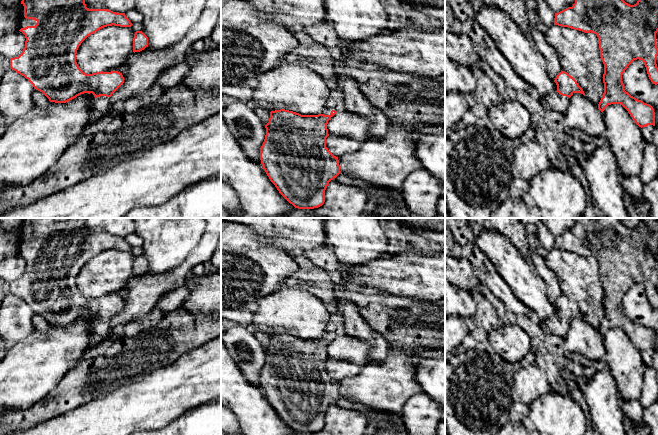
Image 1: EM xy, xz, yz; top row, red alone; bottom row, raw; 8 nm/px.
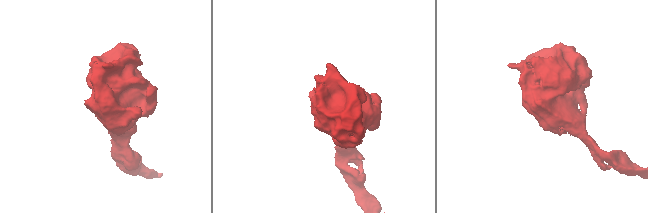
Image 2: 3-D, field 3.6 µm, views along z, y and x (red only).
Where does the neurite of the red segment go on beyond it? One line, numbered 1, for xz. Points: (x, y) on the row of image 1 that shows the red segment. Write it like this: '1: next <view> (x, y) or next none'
1: next xz (336, 101)

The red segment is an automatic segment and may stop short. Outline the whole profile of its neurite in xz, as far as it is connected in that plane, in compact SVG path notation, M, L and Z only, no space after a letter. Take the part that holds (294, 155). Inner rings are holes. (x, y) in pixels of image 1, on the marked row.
M334 85L321 114L301 115L285 109L270 112L269 122L265 125L265 139L260 148L261 164L279 193L295 208L314 209L322 206L329 182L341 173L338 157L326 147L326 138L329 136L328 121L343 111L343 92Z

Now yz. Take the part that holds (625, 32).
M575 0L572 7L555 13L554 25L597 35L600 56L604 64L604 93L598 104L598 109L603 113L608 105L621 104L639 127L655 126L653 107L625 91L622 75L634 60L639 59L644 62L652 84L658 84L656 64L658 0L638 0L634 5L630 5L624 0Z

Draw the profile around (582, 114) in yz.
M573 93L564 113L564 125L568 130L578 129L591 137L603 135L605 124L603 113L581 93Z

